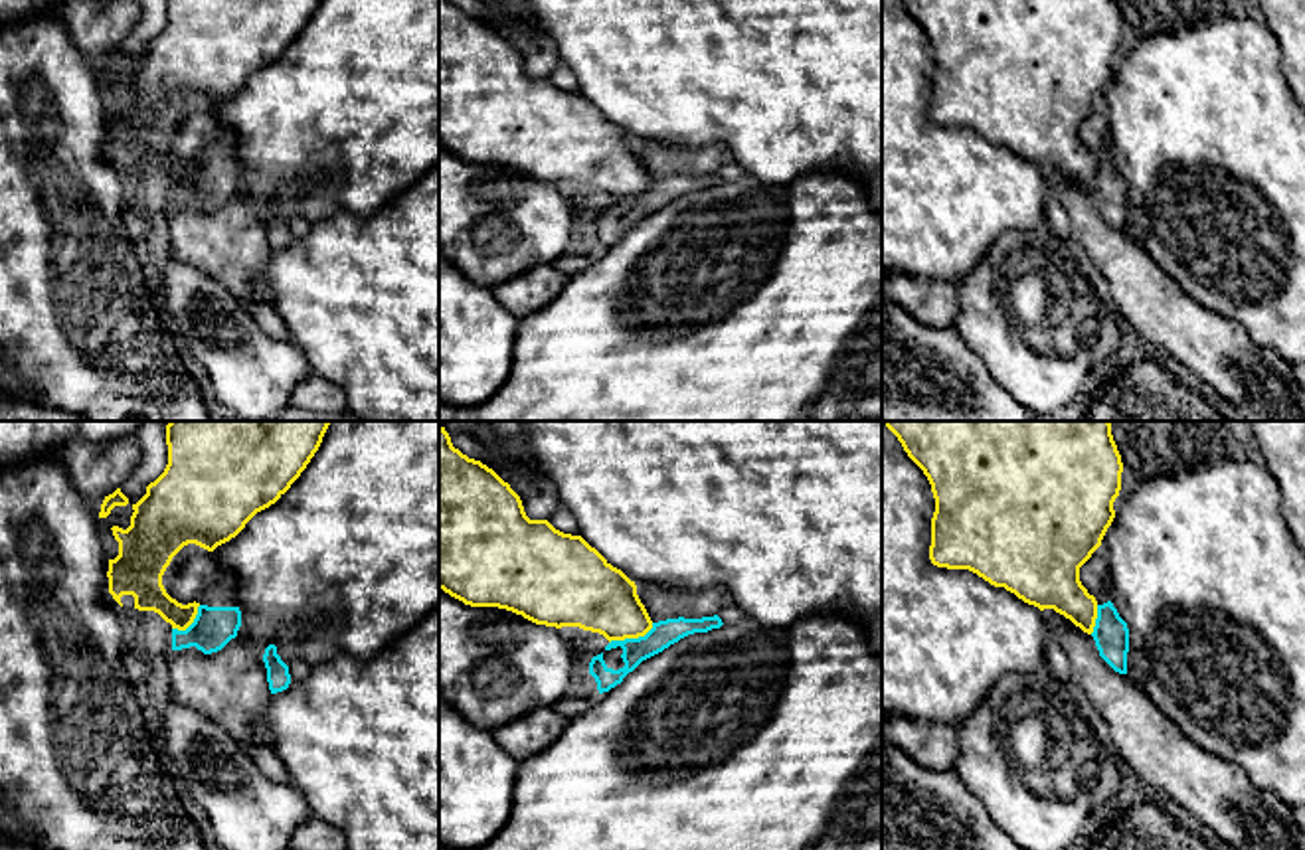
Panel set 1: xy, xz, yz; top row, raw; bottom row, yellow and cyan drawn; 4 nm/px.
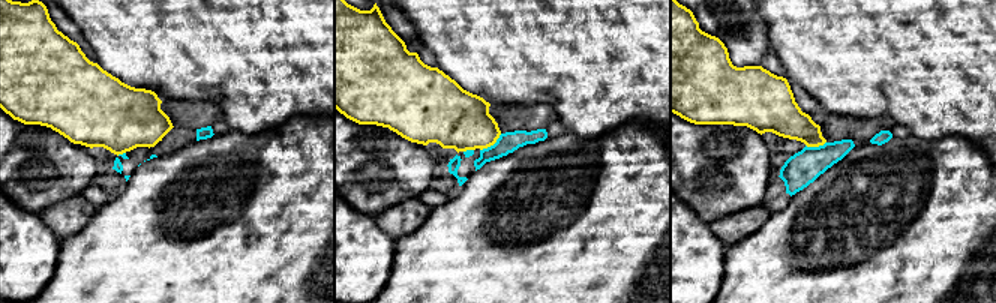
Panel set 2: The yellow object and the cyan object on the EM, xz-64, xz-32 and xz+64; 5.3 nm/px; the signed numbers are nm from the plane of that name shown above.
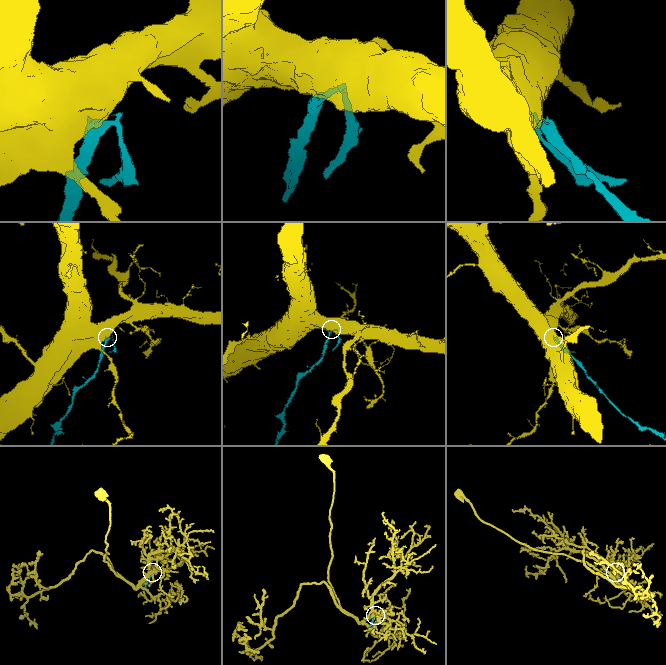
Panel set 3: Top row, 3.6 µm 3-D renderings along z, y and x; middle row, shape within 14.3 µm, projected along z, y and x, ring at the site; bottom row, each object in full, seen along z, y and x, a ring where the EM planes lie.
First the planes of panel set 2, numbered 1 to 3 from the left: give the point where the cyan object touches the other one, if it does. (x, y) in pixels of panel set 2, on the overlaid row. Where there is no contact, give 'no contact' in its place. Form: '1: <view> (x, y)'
1: xz-64 (120, 153)
2: xz-32 (491, 144)
3: xz+64 (815, 146)

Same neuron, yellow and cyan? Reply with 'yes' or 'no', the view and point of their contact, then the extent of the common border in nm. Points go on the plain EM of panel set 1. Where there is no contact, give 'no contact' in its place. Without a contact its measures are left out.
no | xz (631, 194) | 200 nm

